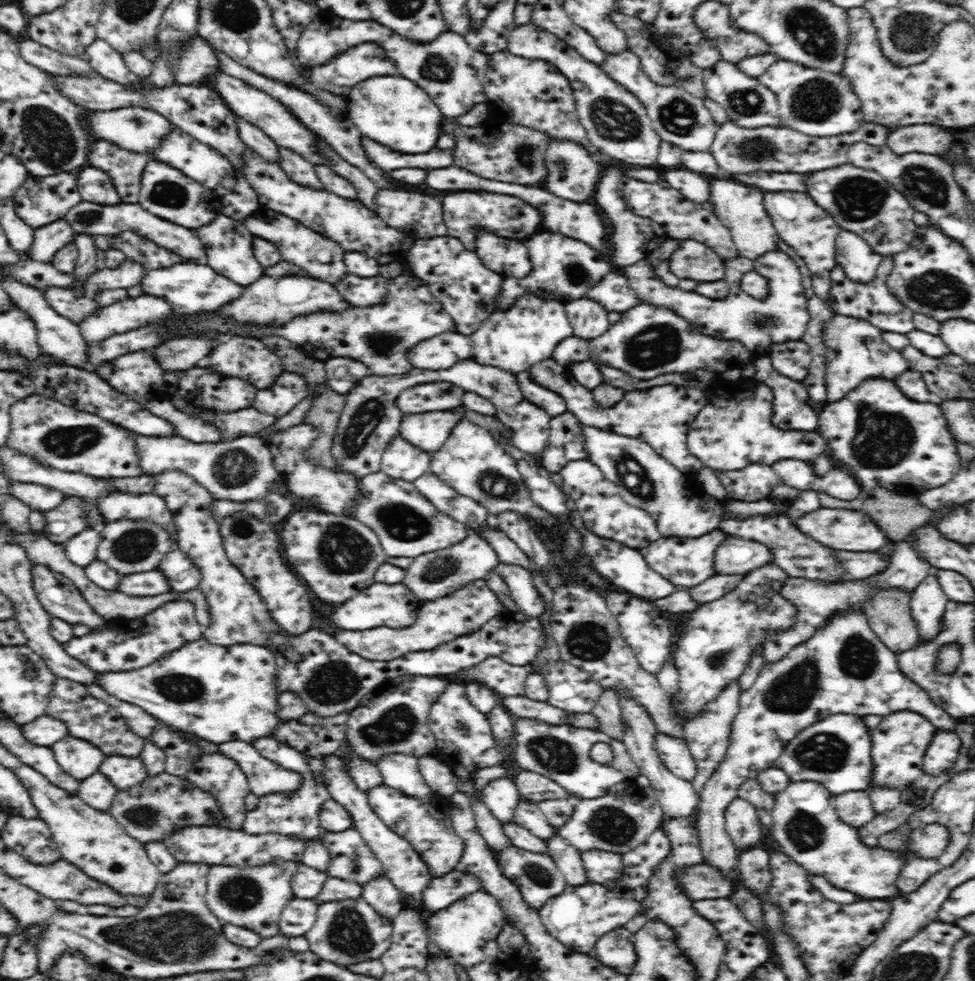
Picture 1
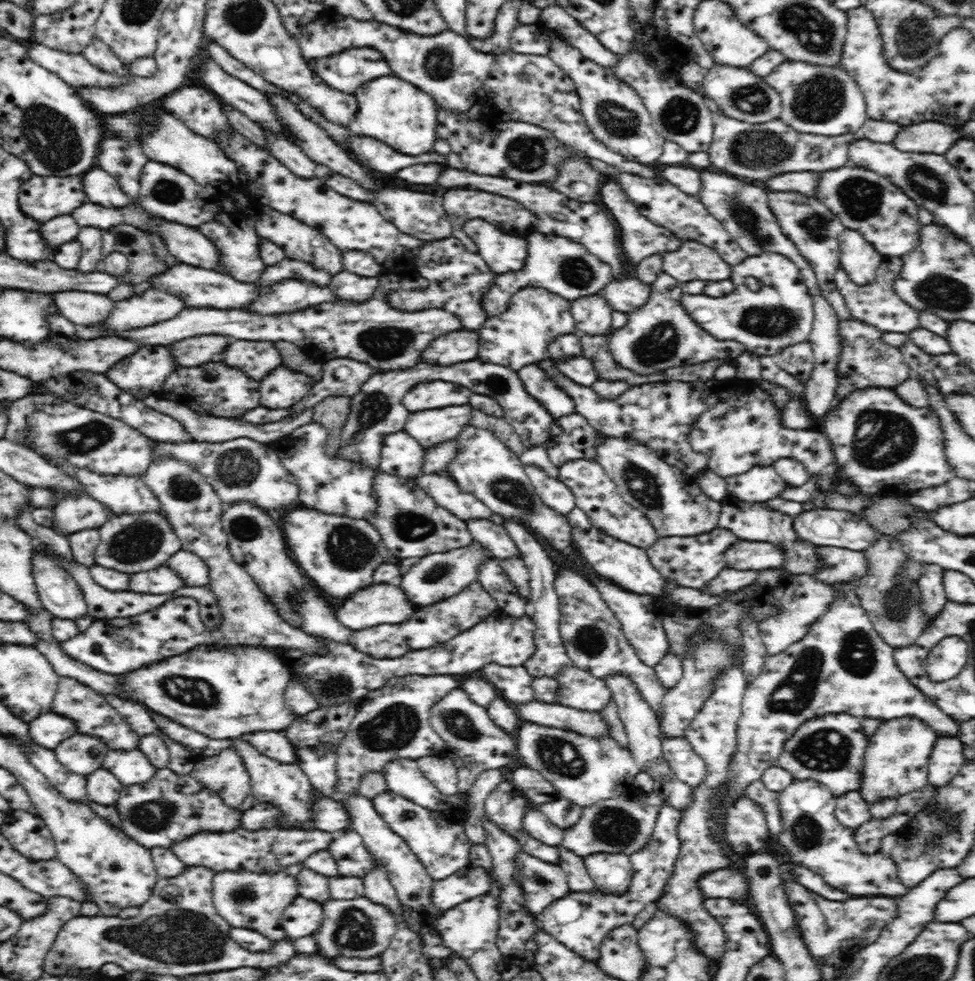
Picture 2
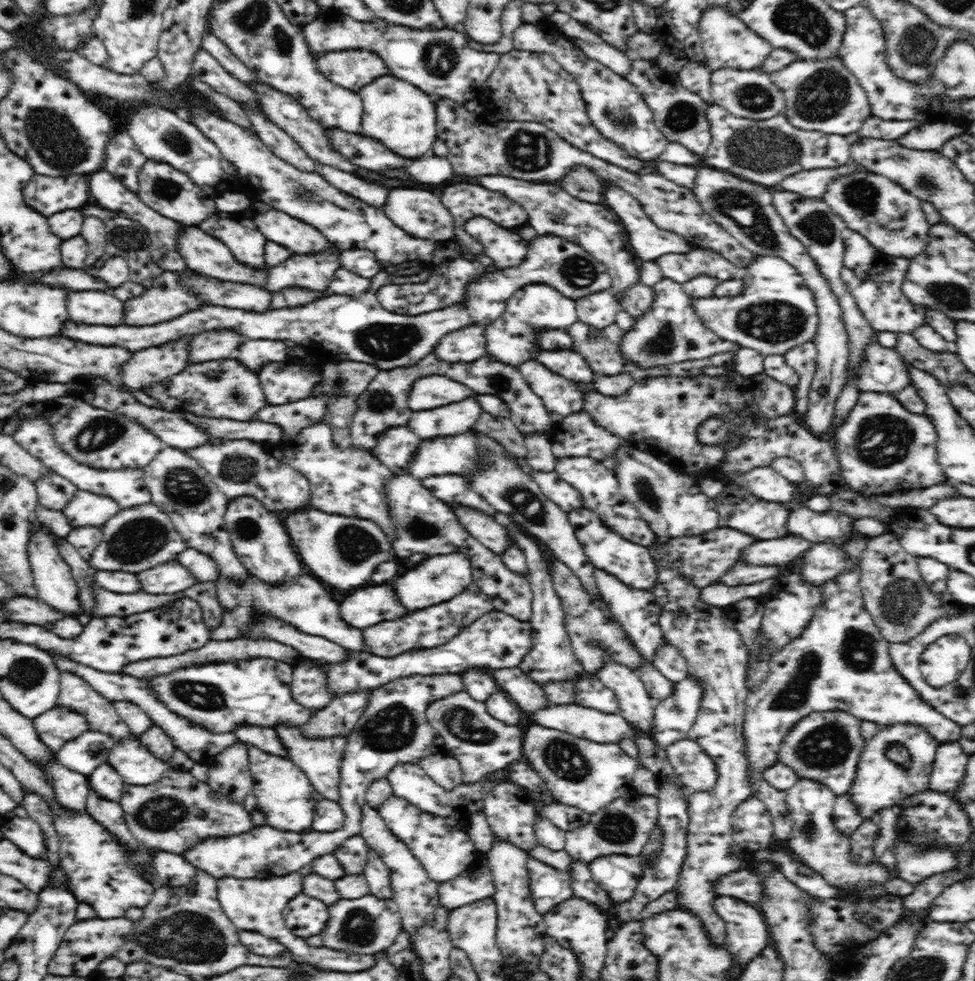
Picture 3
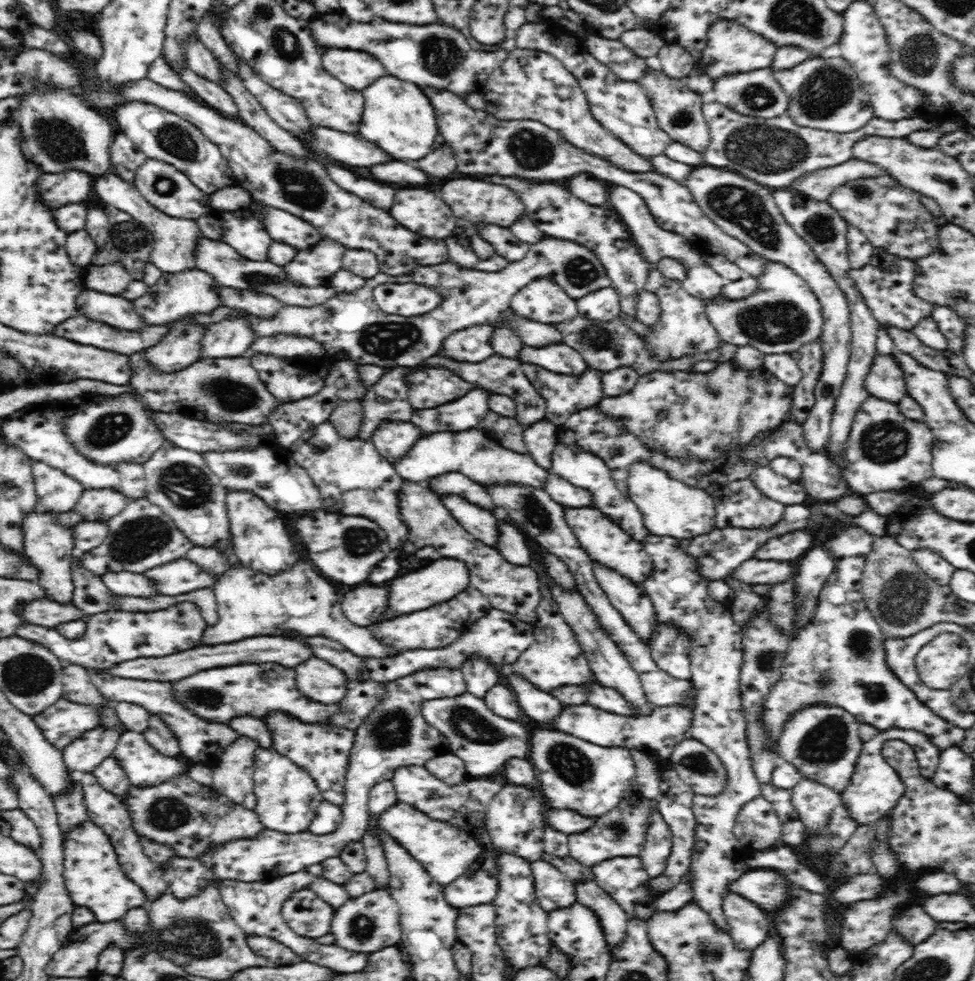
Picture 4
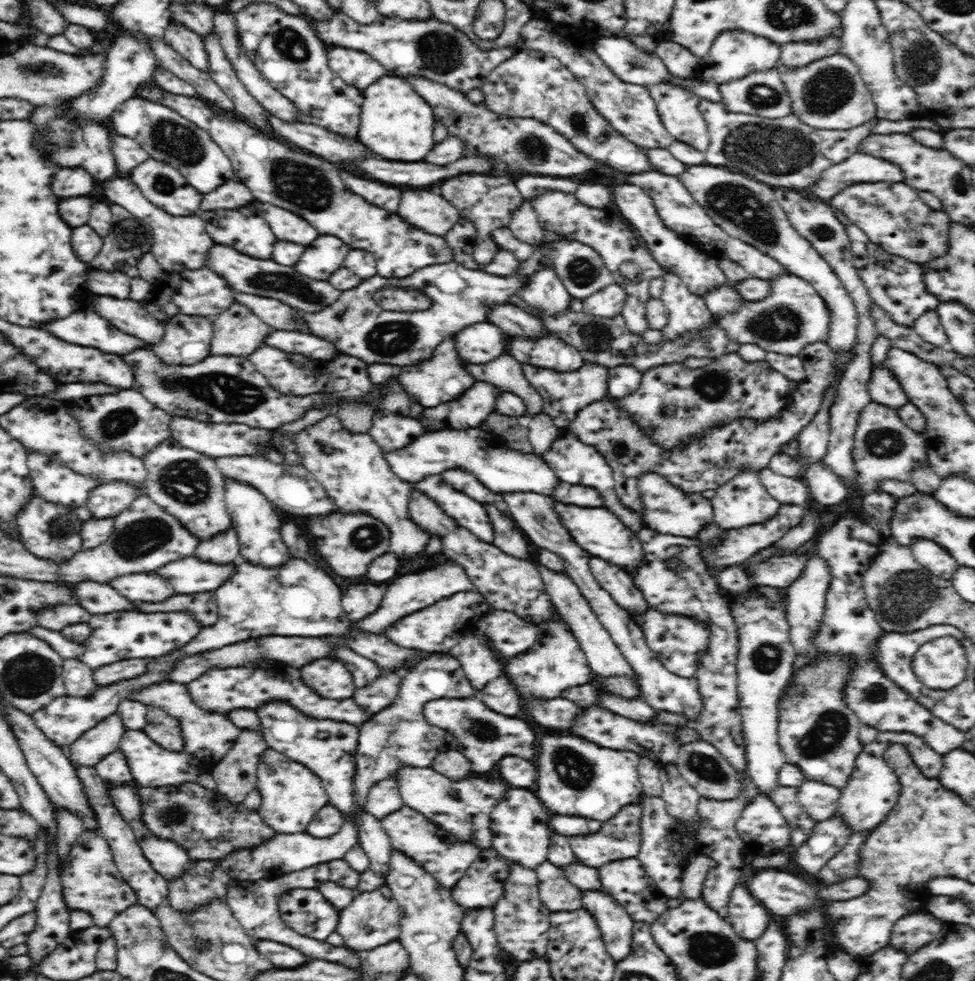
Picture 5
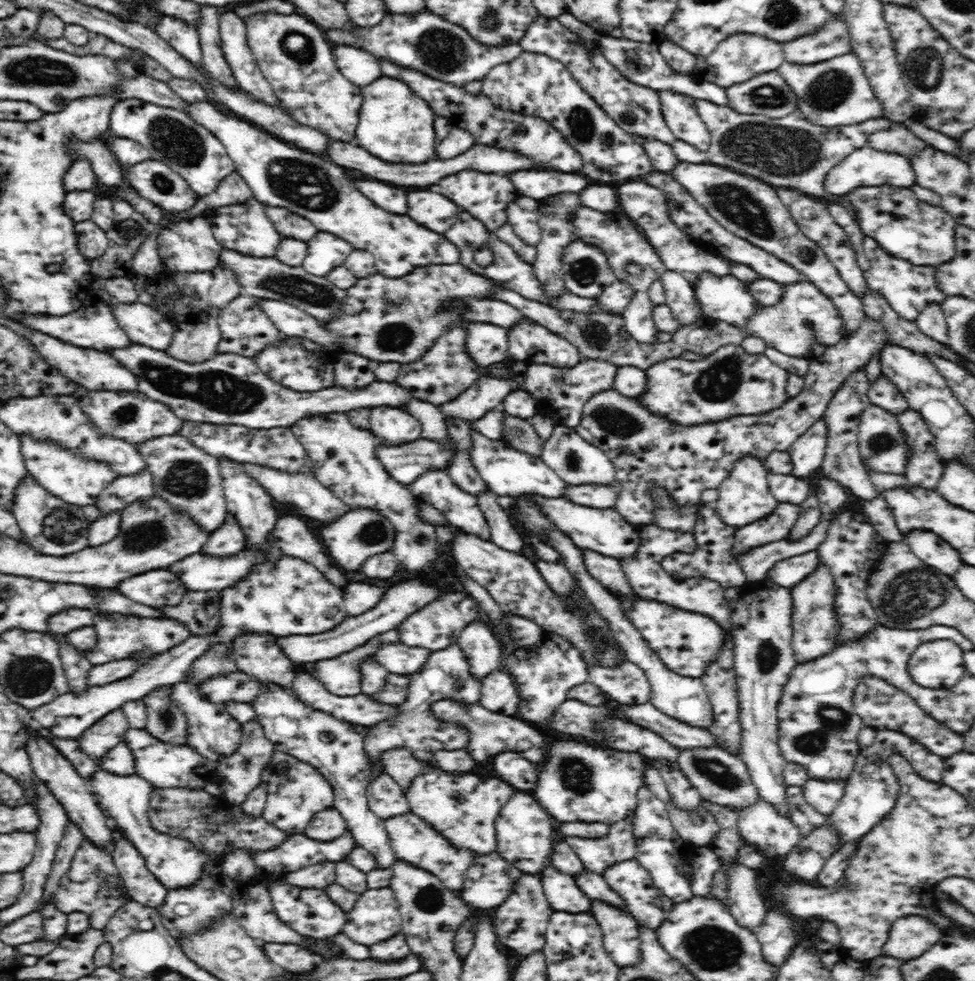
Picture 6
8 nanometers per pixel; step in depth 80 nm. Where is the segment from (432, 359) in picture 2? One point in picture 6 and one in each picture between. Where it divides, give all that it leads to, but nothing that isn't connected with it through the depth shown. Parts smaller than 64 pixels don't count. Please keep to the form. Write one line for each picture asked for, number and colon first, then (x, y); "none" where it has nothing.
3: (466, 344)
4: (473, 344)
5: (481, 342)
6: (486, 343)

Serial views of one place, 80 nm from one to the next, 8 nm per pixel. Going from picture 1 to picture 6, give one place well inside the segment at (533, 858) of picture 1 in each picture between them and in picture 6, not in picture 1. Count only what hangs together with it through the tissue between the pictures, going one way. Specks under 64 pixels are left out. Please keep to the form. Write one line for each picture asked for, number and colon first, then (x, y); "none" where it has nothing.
2: (543, 883)
3: (549, 886)
4: (554, 890)
5: (557, 893)
6: (561, 891)

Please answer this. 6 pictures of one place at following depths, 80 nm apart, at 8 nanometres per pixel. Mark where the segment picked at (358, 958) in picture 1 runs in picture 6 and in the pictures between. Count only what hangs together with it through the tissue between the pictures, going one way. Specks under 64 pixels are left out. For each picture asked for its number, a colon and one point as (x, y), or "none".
2: (358, 928)
3: (367, 925)
4: (365, 924)
5: (372, 919)
6: (376, 916)

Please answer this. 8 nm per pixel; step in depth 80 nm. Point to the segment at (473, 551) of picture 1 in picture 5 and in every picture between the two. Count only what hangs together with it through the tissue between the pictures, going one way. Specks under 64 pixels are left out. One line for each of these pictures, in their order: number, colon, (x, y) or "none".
2: (436, 577)
3: (438, 579)
4: (443, 578)
5: (405, 595)

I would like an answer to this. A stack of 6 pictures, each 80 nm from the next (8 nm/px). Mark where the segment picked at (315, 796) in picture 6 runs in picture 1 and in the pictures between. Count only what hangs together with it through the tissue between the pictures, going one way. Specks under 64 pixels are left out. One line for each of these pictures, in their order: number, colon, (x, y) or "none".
1: (264, 777)
2: (286, 786)
3: (285, 795)
4: (287, 796)
5: (291, 794)

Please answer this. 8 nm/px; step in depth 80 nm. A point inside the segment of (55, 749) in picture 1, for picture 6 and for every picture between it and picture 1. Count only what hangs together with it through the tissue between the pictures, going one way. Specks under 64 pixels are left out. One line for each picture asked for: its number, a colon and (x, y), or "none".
2: (81, 754)
3: (83, 754)
4: (84, 754)
5: (91, 746)
6: (108, 732)

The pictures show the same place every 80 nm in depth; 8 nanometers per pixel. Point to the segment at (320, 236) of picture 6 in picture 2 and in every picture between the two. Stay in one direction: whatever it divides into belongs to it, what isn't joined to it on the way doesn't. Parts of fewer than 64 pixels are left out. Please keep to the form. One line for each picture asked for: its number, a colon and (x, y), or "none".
2: (286, 269)
3: (315, 272)
4: (313, 268)
5: (325, 255)

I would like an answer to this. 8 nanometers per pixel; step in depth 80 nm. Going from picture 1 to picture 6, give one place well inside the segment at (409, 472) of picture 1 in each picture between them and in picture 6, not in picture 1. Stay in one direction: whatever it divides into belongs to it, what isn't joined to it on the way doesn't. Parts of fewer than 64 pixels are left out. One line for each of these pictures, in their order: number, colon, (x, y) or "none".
2: (401, 456)
3: (396, 447)
4: (392, 441)
5: (391, 432)
6: (392, 426)

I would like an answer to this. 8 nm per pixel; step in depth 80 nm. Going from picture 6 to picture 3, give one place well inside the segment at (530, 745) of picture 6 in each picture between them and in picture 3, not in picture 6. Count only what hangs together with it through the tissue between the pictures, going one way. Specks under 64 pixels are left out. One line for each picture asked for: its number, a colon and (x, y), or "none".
3: (482, 745)
4: (484, 741)
5: (484, 736)

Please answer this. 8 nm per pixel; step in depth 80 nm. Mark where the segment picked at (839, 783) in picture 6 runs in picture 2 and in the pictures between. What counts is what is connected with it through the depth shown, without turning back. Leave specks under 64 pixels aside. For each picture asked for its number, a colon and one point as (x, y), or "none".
2: (813, 837)
3: (815, 840)
4: (814, 802)
5: (820, 800)

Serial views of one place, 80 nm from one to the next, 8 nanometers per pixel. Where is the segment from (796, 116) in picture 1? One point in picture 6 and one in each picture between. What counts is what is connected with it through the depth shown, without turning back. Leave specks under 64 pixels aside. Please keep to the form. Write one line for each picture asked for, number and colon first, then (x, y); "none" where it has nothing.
2: (826, 100)
3: (823, 95)
4: (824, 93)
5: (829, 93)
6: (835, 93)

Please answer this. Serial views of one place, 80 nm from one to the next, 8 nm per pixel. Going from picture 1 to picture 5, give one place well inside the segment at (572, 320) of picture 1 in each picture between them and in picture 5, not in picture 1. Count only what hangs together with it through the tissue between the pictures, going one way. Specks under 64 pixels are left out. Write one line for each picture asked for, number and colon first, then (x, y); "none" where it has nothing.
2: (592, 314)
3: (598, 310)
4: (603, 305)
5: (608, 302)

